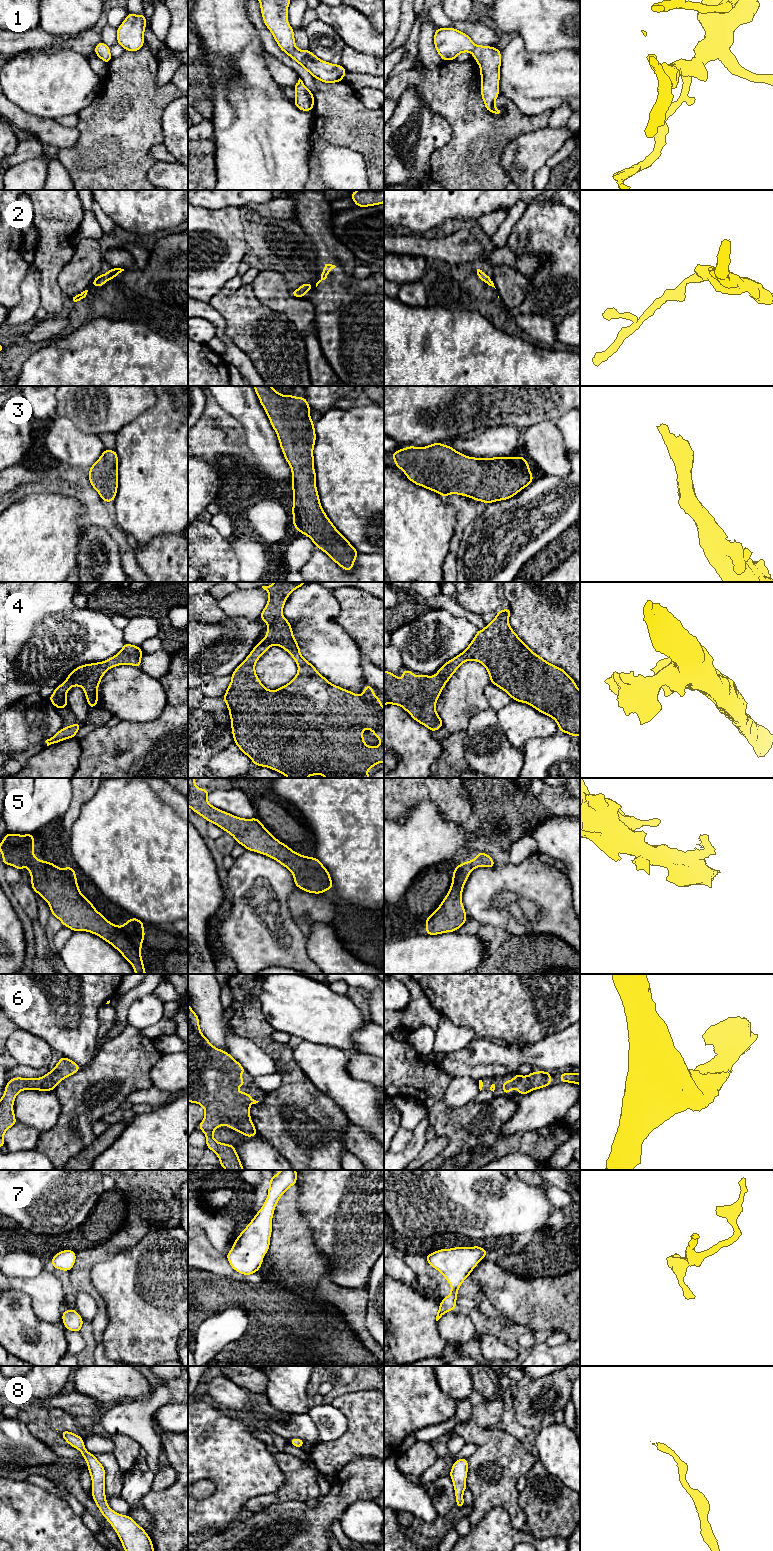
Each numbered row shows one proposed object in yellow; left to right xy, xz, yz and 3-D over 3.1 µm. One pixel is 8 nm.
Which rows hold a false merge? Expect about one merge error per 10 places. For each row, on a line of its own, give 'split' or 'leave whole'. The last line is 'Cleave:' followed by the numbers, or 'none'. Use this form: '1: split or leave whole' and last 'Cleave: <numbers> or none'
1: leave whole
2: leave whole
3: leave whole
4: leave whole
5: leave whole
6: leave whole
7: leave whole
8: leave whole
Cleave: none

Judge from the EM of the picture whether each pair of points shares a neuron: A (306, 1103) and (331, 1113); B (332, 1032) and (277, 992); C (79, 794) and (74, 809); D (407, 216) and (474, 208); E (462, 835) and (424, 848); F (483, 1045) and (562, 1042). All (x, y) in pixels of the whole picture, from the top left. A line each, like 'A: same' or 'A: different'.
A: same
B: same
C: same
D: same
E: same
F: same

